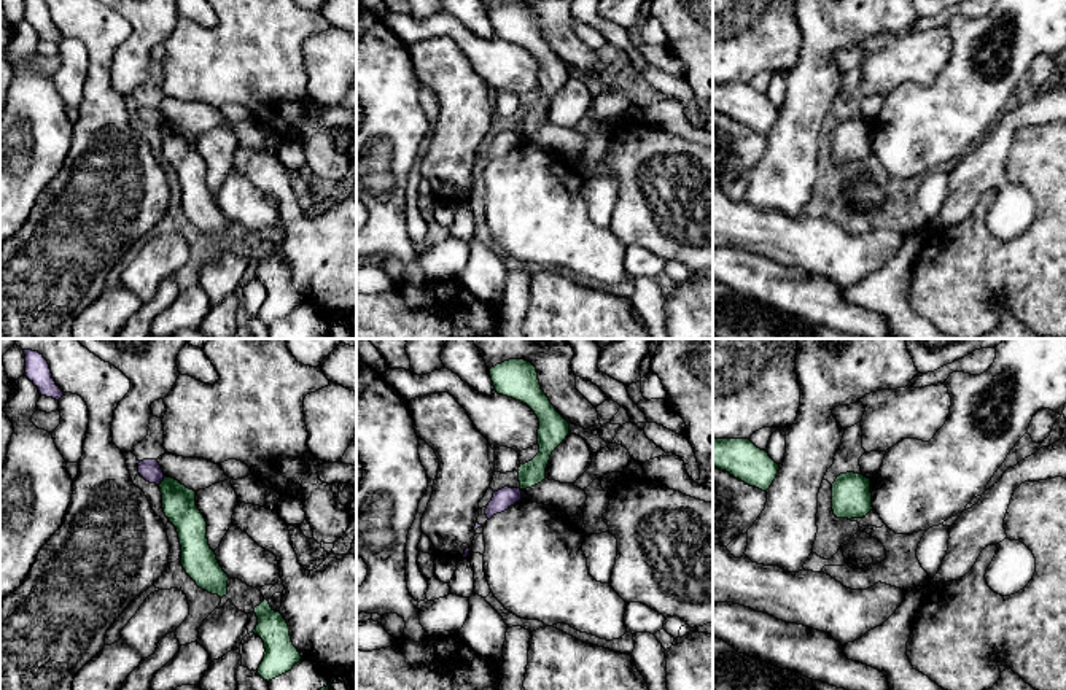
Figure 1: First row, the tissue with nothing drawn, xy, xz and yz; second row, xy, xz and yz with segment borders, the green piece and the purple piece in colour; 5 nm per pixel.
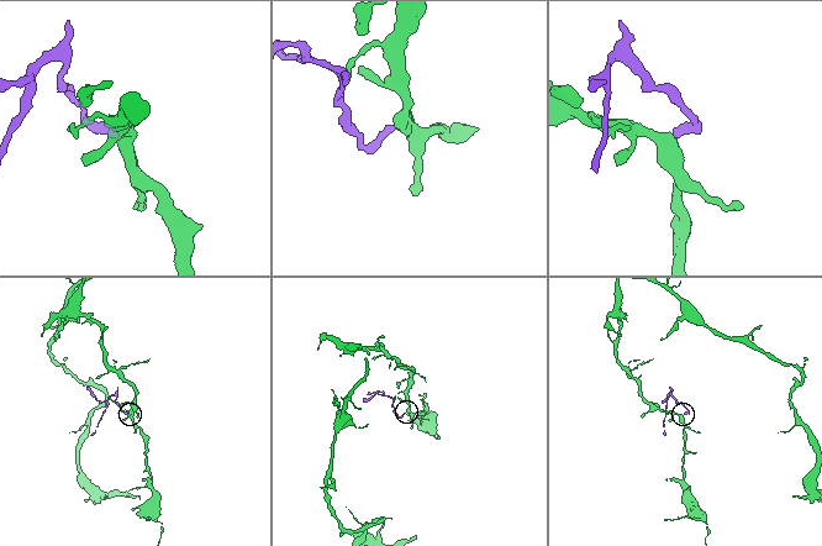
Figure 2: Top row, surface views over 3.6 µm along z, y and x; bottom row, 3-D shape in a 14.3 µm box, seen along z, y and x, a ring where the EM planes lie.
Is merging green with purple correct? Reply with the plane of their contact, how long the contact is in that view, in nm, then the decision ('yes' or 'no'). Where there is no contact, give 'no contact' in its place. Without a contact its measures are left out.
xy | 60 nm | no

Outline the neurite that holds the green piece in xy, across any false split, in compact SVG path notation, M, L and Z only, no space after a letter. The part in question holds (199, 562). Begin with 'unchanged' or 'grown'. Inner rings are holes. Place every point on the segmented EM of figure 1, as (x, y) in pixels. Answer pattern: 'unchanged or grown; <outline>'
unchanged; M164 477L159 488L164 514L178 533L183 569L199 588L226 596L229 577L208 545L207 521L196 506L196 491L172 477Z

